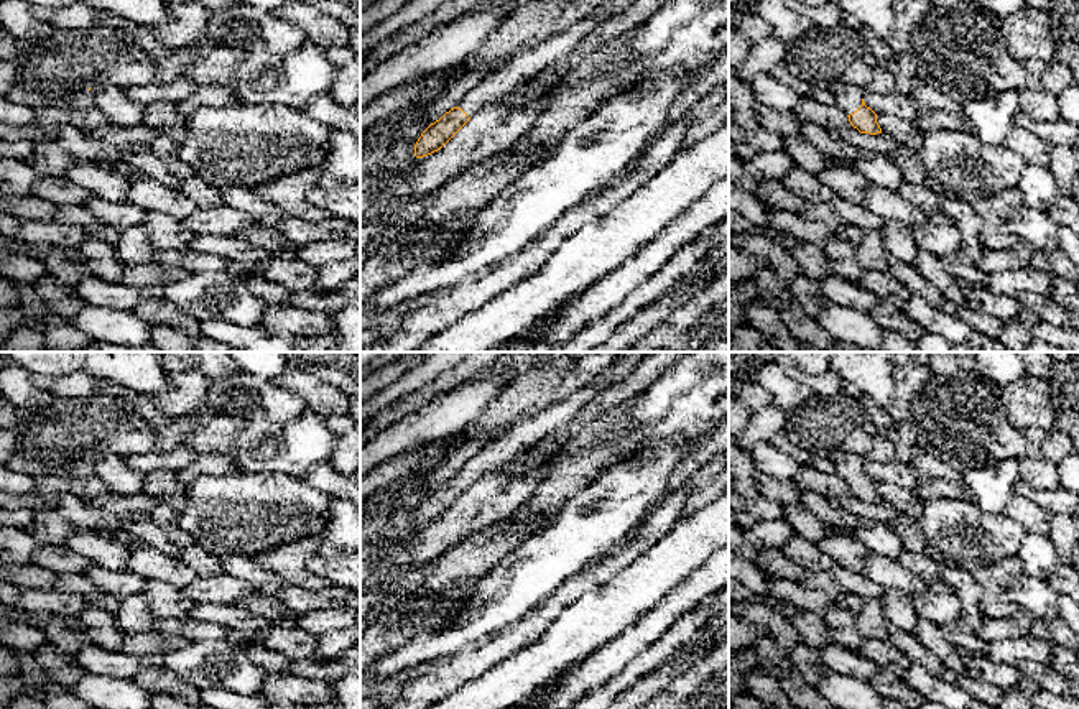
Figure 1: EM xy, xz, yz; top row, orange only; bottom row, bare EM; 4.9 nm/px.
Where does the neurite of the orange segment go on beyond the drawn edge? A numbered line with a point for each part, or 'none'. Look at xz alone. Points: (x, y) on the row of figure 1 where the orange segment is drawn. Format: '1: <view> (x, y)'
1: xz (530, 63)

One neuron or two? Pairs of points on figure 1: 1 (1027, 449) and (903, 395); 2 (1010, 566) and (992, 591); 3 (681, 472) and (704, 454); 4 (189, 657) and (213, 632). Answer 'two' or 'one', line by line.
1: one
2: one
3: one
4: two

